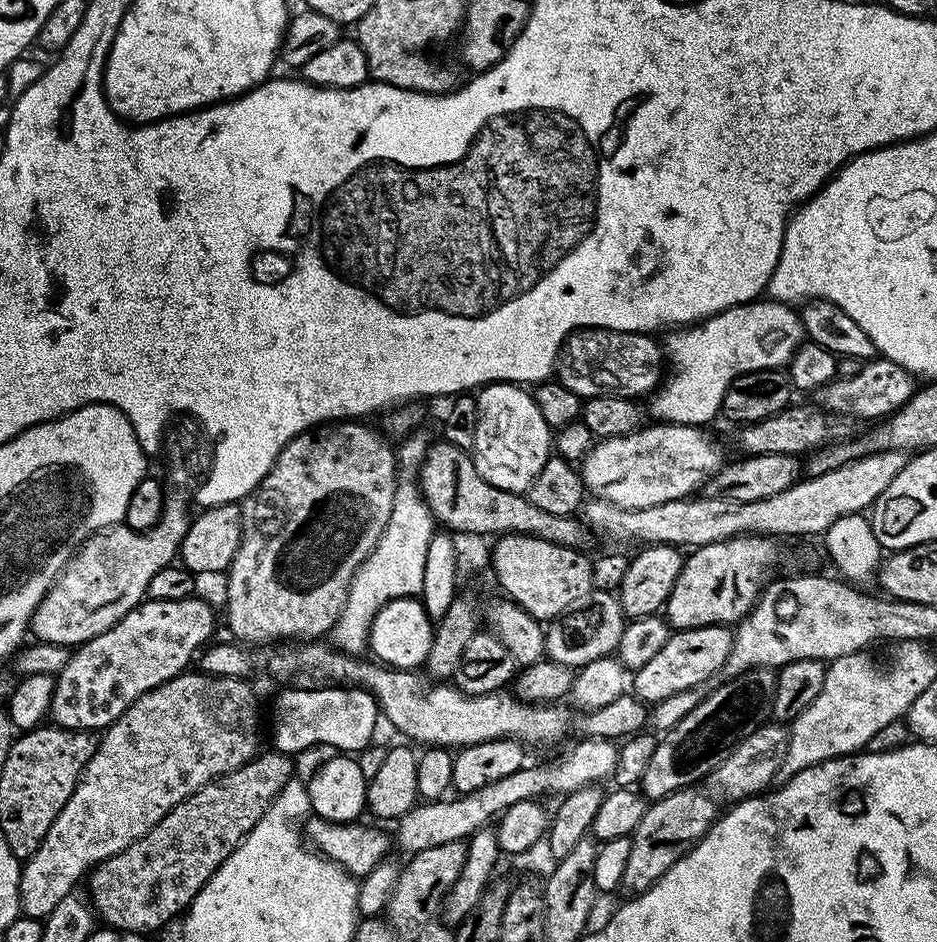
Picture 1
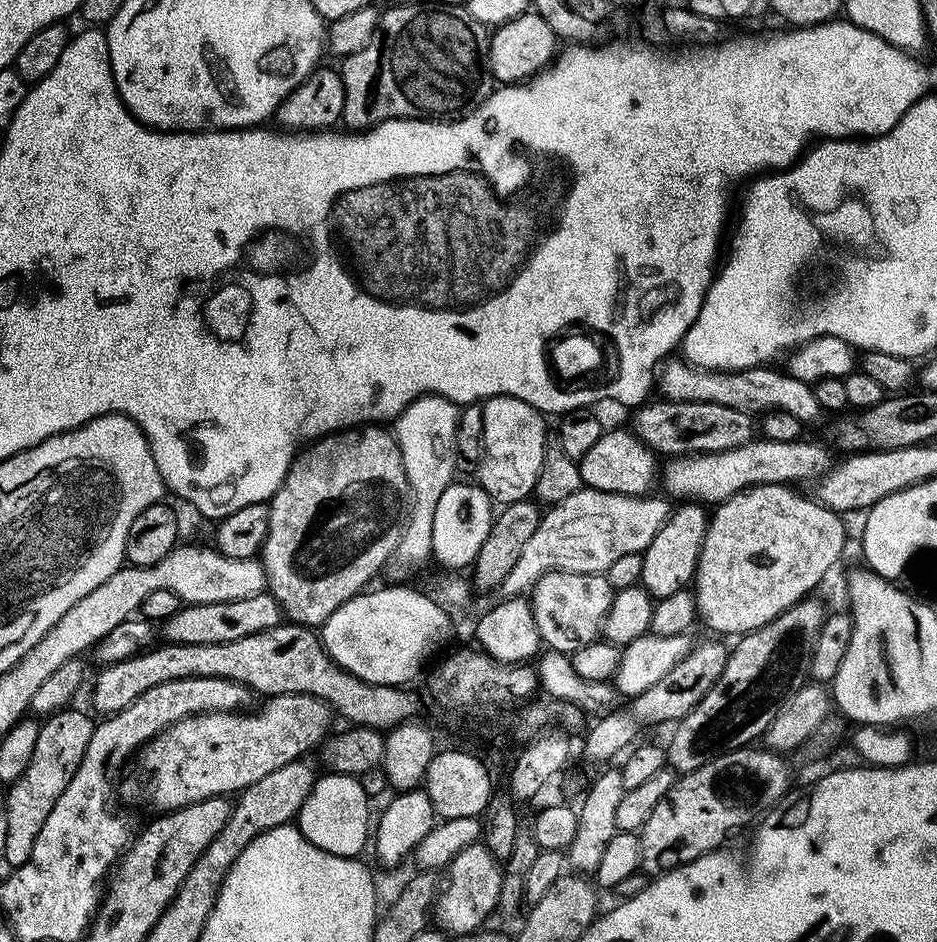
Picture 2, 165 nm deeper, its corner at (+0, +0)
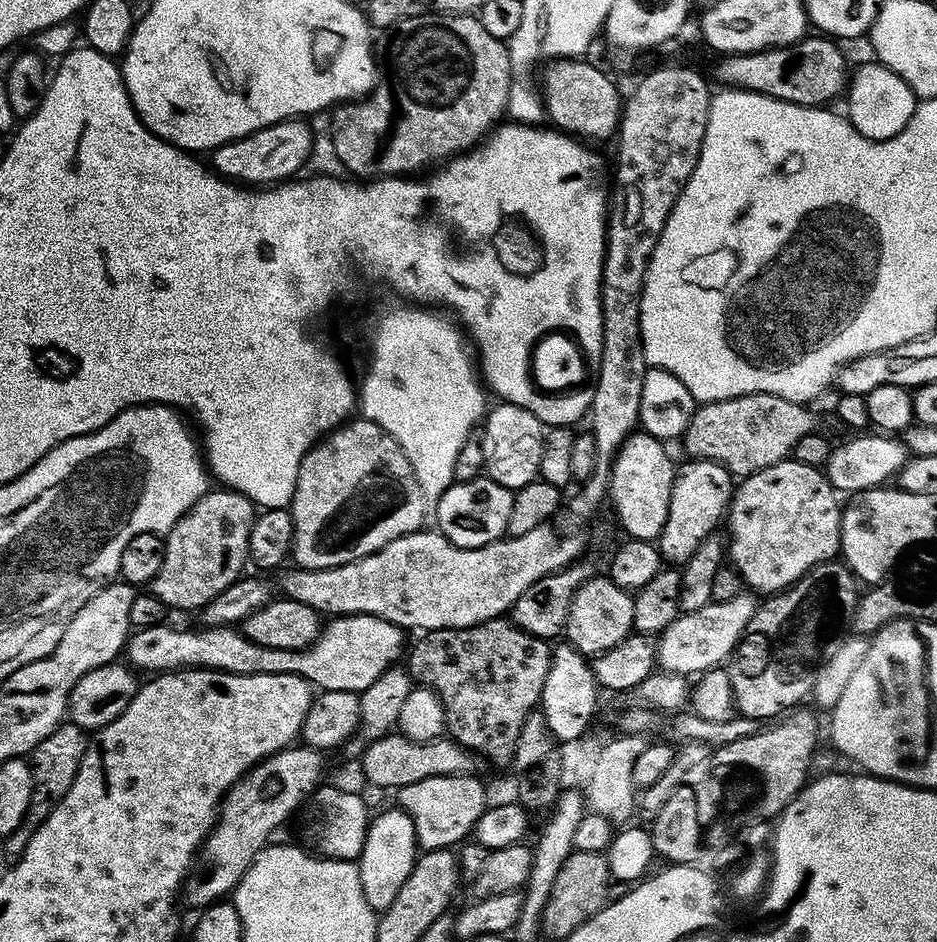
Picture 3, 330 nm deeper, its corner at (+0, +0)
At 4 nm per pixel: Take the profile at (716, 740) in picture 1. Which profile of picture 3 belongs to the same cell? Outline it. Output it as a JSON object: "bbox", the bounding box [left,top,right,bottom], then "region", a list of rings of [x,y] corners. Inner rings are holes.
{"bbox":[727,559,858,722],"region":[[[839,559],[830,560],[826,564],[817,564],[801,580],[782,592],[769,595],[765,599],[768,601],[757,607],[727,665],[730,686],[736,699],[735,711],[739,715],[768,722],[795,709],[803,701],[800,699],[803,696],[805,699],[811,693],[818,678],[818,670],[826,666],[826,661],[836,653],[838,646],[842,646],[849,635],[858,599],[856,587],[858,581],[853,576],[852,569]]]}

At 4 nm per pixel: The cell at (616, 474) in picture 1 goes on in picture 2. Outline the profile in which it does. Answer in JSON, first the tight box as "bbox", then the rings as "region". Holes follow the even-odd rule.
{"bbox":[662,438,833,506],"region":[[[753,438],[748,443],[740,445],[734,449],[726,449],[725,452],[712,452],[712,453],[702,453],[700,455],[686,455],[686,456],[677,456],[675,458],[669,459],[667,461],[665,468],[663,465],[662,468],[662,484],[664,480],[664,488],[669,492],[667,495],[680,496],[676,498],[683,498],[688,502],[703,502],[708,506],[715,506],[720,503],[721,500],[728,500],[734,494],[743,492],[746,488],[753,488],[759,484],[786,484],[789,486],[799,485],[799,480],[804,480],[803,482],[811,482],[816,479],[816,477],[821,476],[822,473],[827,472],[830,465],[833,463],[832,456],[828,453],[828,448],[824,444],[815,444],[812,440],[807,440],[807,438],[801,438],[798,440],[791,440],[790,442],[778,442],[777,440],[765,440],[763,438]]]}

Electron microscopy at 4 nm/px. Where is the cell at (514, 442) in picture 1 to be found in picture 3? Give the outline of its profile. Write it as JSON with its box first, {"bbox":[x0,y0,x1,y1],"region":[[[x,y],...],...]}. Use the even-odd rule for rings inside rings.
{"bbox":[485,402,544,491],"region":[[[507,402],[497,403],[487,413],[485,422],[489,442],[486,472],[489,479],[516,491],[539,477],[542,450],[544,449],[544,426],[539,418],[524,407]]]}

